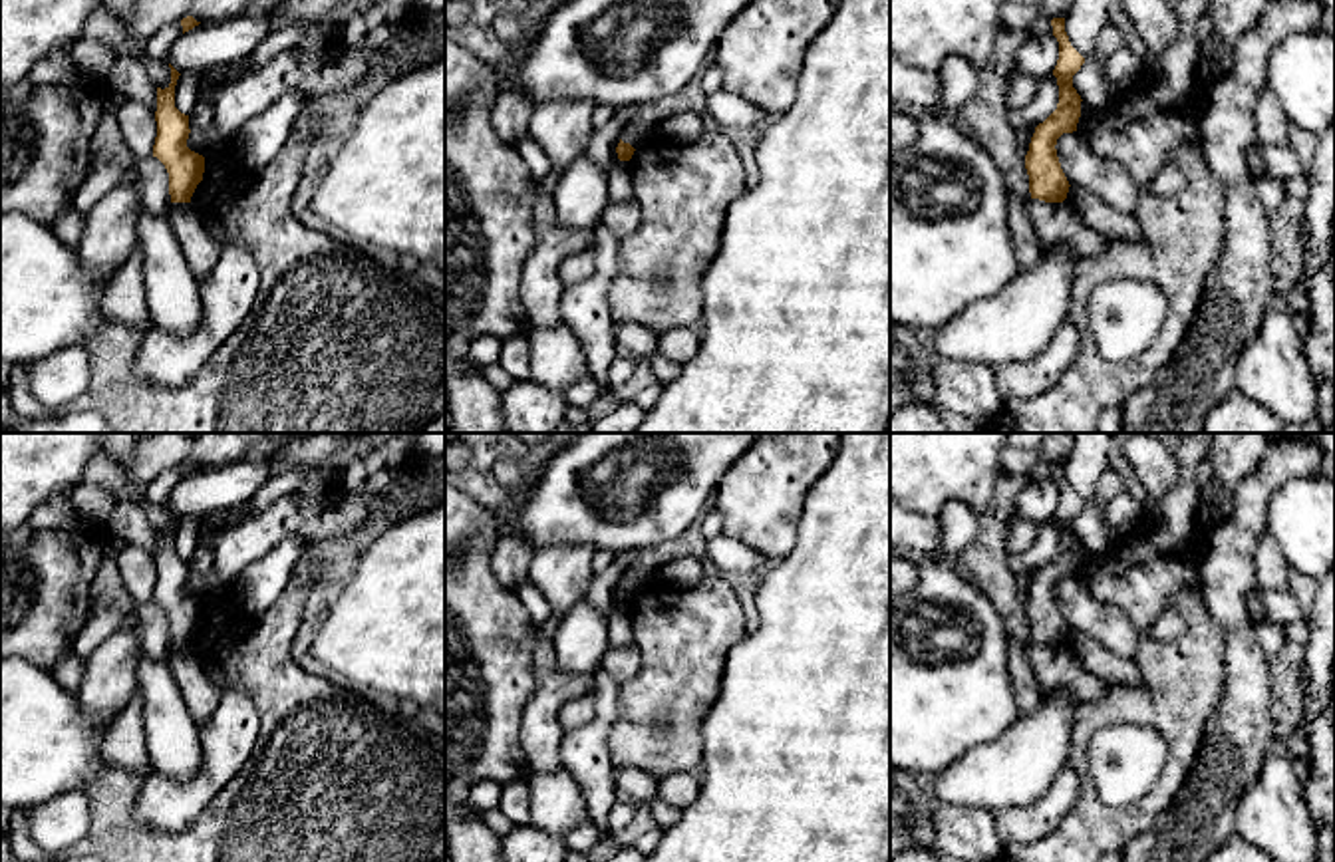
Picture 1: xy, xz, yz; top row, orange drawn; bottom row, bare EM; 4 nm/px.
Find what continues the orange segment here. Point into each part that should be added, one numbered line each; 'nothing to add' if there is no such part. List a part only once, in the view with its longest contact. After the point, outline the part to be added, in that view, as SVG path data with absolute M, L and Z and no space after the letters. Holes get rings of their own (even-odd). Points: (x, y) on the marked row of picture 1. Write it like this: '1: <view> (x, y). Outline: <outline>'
nothing to add

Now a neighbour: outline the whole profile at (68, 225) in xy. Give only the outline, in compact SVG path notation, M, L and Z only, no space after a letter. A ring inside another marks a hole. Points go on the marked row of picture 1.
M68 207L54 218L50 228L66 244L77 246L83 234L83 216L74 207Z

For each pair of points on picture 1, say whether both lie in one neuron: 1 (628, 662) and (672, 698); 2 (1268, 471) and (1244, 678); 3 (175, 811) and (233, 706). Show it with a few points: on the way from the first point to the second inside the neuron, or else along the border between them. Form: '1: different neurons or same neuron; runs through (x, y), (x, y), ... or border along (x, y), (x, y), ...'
1: different neurons; border along (634, 642), (640, 654), (640, 670), (620, 684)
2: same neuron; runs through (1248, 523), (1234, 545), (1236, 626)
3: same neuron; runs through (203, 787), (223, 757), (229, 733)

